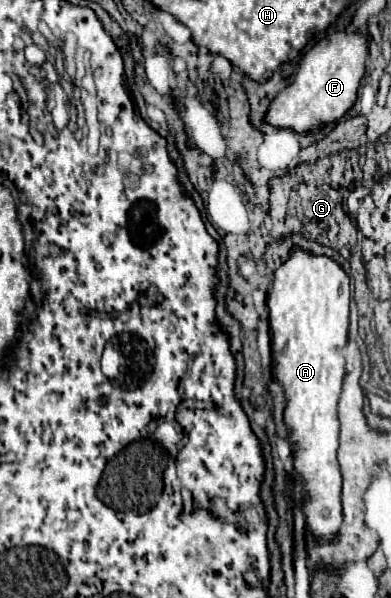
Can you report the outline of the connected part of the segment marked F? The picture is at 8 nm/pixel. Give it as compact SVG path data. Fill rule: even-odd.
M363 30L333 32L319 40L303 54L289 84L271 100L265 122L277 128L289 128L297 134L315 134L327 124L341 120L357 100L357 90L365 76L367 46L369 40Z

